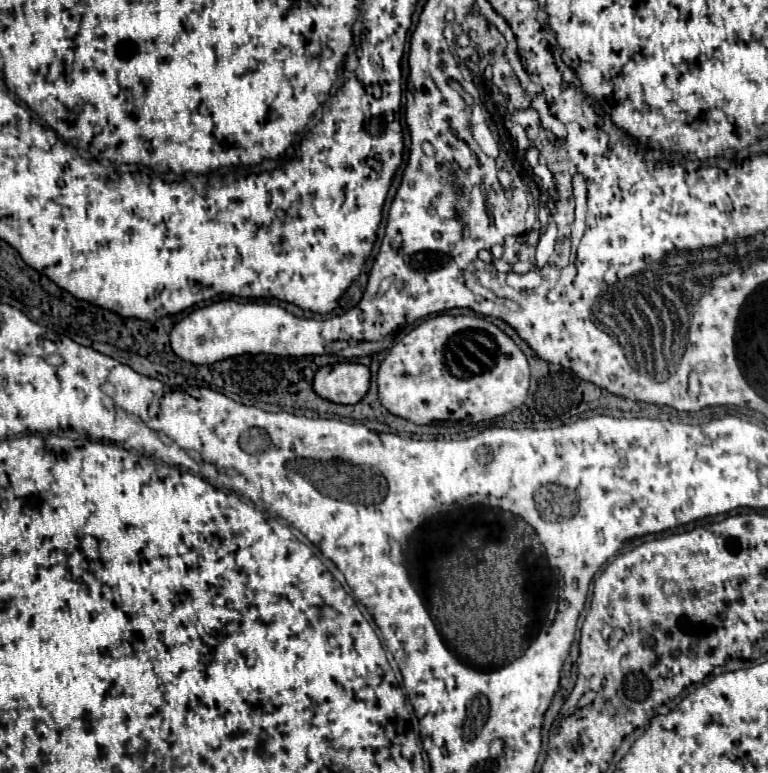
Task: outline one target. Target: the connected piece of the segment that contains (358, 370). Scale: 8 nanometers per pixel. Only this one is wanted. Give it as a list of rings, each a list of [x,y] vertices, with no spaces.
[[[334,363],[314,375],[314,391],[326,401],[354,405],[370,387],[370,371],[358,363]]]

